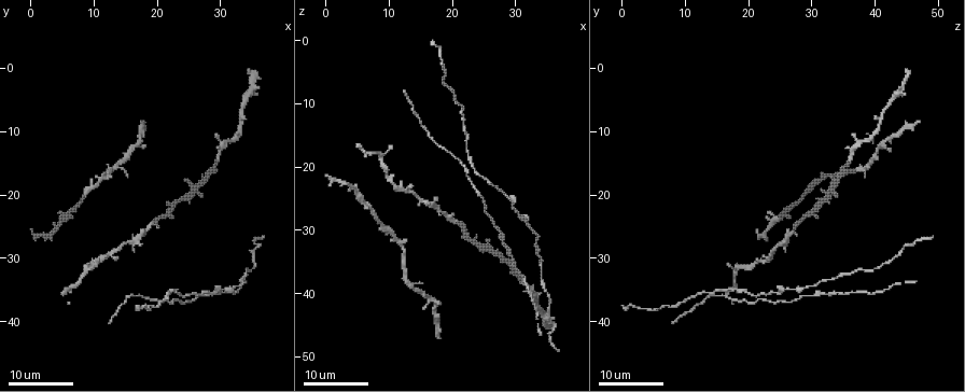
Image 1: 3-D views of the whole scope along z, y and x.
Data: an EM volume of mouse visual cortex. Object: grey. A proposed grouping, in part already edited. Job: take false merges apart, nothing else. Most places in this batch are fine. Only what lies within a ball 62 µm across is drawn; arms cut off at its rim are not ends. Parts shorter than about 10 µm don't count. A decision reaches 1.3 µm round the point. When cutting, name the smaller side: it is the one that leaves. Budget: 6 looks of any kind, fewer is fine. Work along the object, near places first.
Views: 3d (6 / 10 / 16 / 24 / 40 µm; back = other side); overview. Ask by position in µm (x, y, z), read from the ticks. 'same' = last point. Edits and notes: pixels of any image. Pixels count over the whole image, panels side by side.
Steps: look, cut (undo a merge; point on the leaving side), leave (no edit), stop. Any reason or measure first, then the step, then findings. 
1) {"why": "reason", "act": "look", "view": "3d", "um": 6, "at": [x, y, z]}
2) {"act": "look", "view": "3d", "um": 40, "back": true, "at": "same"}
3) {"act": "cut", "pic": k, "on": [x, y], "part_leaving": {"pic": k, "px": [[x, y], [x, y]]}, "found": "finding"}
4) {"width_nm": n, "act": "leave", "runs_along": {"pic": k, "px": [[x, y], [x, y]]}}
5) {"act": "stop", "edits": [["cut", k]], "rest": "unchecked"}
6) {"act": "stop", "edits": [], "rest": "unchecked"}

{"why": "a fork", "act": "look", "view": "3d", "um": 16, "at": [9.5, 30.5, 22.5]}

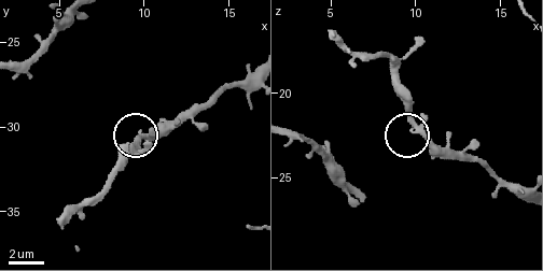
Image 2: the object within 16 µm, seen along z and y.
{"act": "look", "view": "3d", "um": 10, "at": [9.8, 30.4, 22.0]}

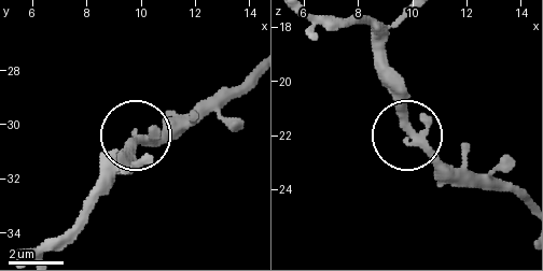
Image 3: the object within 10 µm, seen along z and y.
{"side_arm_um": 45, "act": "leave", "found": "one neuron here"}

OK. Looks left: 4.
{"act": "look", "view": "3d", "um": 24, "at": [22.5, 35.0, 19.0]}

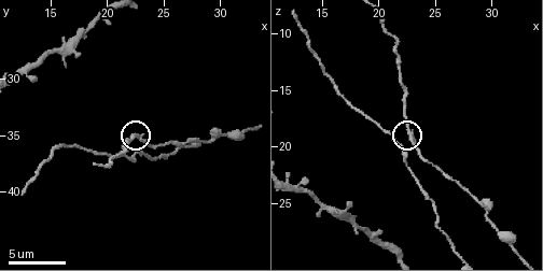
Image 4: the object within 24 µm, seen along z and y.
{"why": "closer look", "act": "look", "view": "3d", "um": 10, "at": [22.8, 35.2, 19.4]}

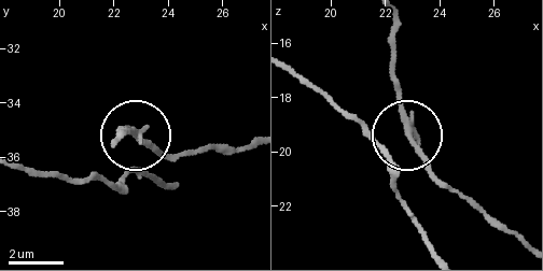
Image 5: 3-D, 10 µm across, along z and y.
{"width_nm": 220, "act": "leave", "found": "all the same neuron"}

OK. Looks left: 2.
{"act": "look", "view": "3d", "um": 6, "at": [17.2, 27.6, 25.4]}

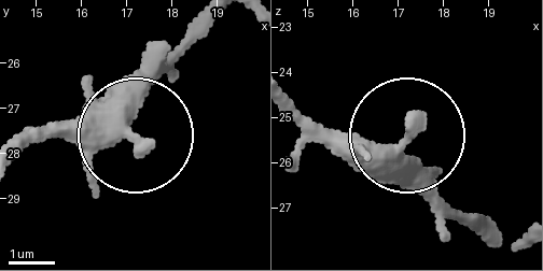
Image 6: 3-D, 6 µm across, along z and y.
{"act": "leave", "runs_along": {"pic": 6, "px": [[289, 110], [335, 132], [401, 140], [447, 210]]}, "found": "all the same neuron"}

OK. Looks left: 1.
{"act": "stop", "edits": [], "rest": "unchecked"}

